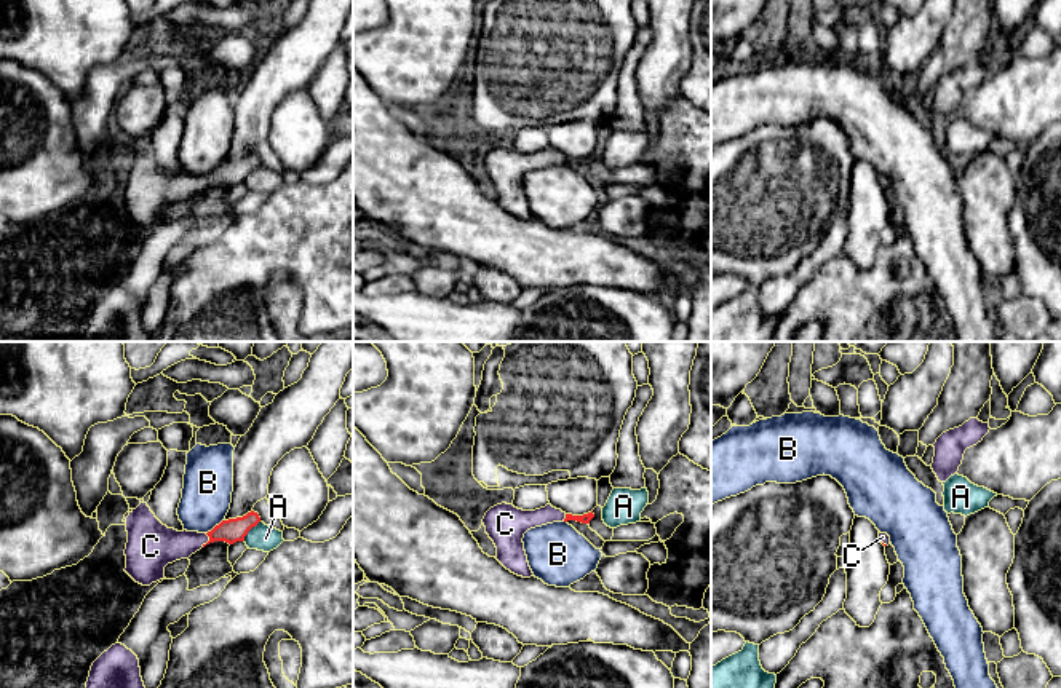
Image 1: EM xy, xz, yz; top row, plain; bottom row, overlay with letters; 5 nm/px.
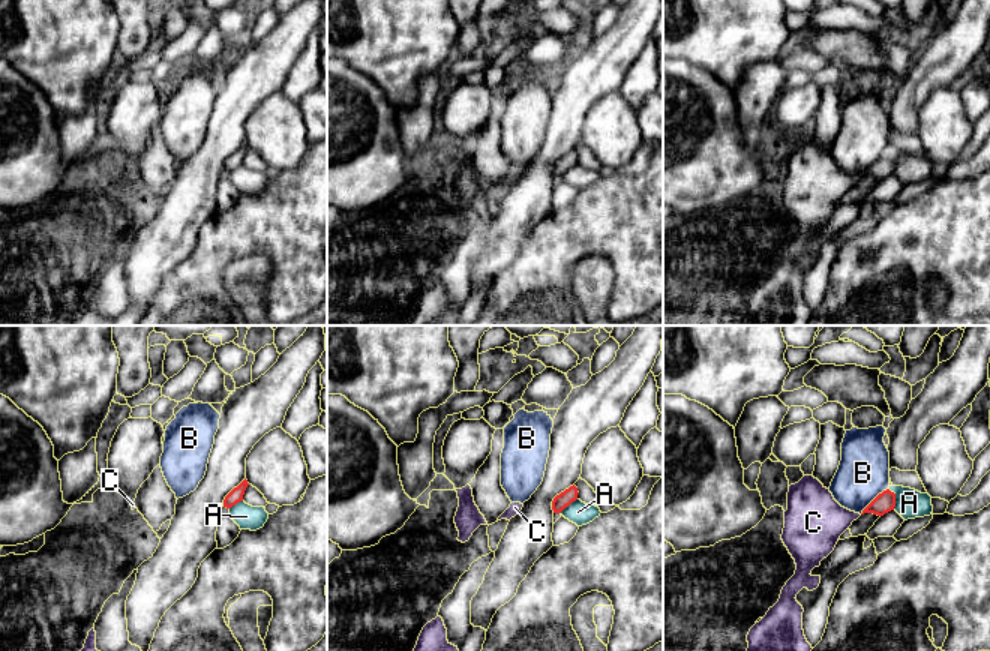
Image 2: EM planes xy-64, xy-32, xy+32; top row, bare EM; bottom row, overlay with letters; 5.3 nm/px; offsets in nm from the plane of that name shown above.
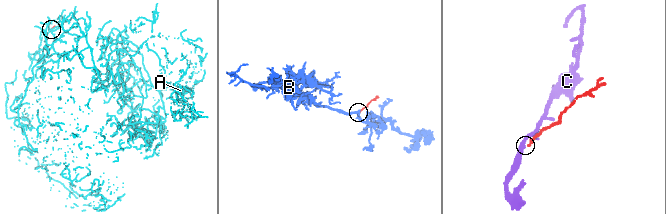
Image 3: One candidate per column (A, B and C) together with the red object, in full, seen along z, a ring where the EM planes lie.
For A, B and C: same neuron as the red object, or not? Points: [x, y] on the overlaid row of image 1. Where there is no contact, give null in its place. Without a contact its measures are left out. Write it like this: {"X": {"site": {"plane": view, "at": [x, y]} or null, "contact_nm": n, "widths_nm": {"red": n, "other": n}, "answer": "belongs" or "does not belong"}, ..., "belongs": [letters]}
{"A": {"site": {"plane": "xy", "at": [250, 529]}, "contact_nm": 130, "widths_nm": {"red": 120, "other": 130}, "answer": "does not belong"}, "B": {"site": {"plane": "xy", "at": [216, 525]}, "contact_nm": 120, "widths_nm": {"red": 120, "other": 260}, "answer": "does not belong"}, "C": {"site": {"plane": "xy", "at": [210, 540]}, "contact_nm": 80, "widths_nm": {"red": 120, "other": 190}, "answer": "belongs"}, "belongs": ["C"]}

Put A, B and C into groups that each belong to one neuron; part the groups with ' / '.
A / B / C

